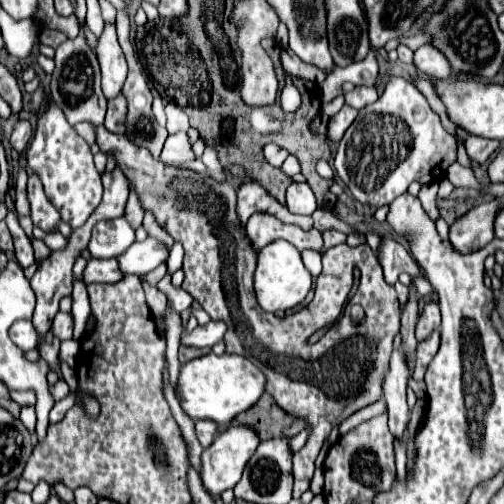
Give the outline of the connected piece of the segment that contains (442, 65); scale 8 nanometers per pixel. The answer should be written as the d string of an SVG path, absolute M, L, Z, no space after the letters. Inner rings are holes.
M423 45L415 51L415 65L421 69L427 77L437 77L437 79L449 79L451 73L451 63L435 49L433 45Z

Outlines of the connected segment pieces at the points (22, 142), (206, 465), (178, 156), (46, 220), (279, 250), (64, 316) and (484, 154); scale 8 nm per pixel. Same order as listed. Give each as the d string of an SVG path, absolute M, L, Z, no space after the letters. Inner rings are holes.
M19 121L19 123L15 125L15 129L13 129L11 137L9 137L9 143L11 143L11 147L13 147L15 151L19 151L19 153L21 153L21 151L27 147L27 143L29 143L31 135L33 135L31 125L29 125L27 121Z
M229 427L215 437L211 447L207 447L201 455L201 481L209 495L221 495L225 489L233 489L241 479L243 467L249 457L255 453L259 445L259 437L251 427Z
M179 131L179 133L173 133L167 137L165 147L161 151L161 161L165 161L165 163L187 163L193 159L195 159L195 153L191 149L189 135L185 131Z
M31 175L27 183L27 199L31 207L33 225L37 225L43 231L51 231L61 217L59 211L51 205L51 201L47 201L47 195L43 193L43 183L35 175Z
M279 239L279 241L273 241L271 245L265 245L265 249L259 251L257 269L253 273L253 289L255 289L257 303L263 311L275 313L275 311L293 309L307 297L311 283L313 283L313 277L305 269L301 261L301 253L291 243Z
M59 311L59 313L55 315L51 333L53 333L55 337L59 337L61 341L71 339L71 337L73 337L73 315L71 315L71 313L63 313L63 311Z
M469 135L469 139L465 141L465 147L467 147L467 155L469 155L471 161L485 163L491 157L491 153L499 147L499 141L497 139L483 139L483 137Z

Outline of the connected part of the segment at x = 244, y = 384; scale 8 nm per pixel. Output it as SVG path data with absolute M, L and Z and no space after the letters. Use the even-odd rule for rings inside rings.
M203 355L189 363L183 363L179 369L179 381L175 387L175 395L181 403L181 409L193 419L209 419L219 425L231 421L235 415L247 411L265 391L263 373L241 355Z

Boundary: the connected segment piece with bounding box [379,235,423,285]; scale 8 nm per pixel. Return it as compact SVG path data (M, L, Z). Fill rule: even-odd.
M383 235L379 245L379 263L385 273L385 281L389 285L397 283L397 277L401 273L409 273L412 277L422 276L422 270L415 263L415 259L409 255L409 251L393 239L393 235Z

